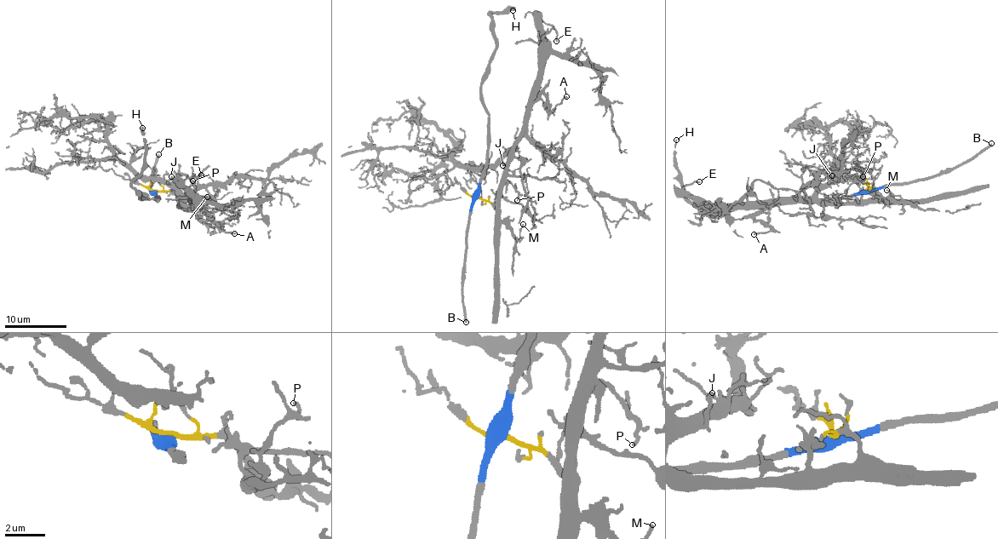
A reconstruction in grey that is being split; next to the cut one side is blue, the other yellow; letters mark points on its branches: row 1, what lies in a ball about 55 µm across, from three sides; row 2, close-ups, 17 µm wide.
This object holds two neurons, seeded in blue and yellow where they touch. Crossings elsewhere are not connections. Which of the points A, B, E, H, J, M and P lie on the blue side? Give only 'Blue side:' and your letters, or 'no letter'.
Blue side: B, H

